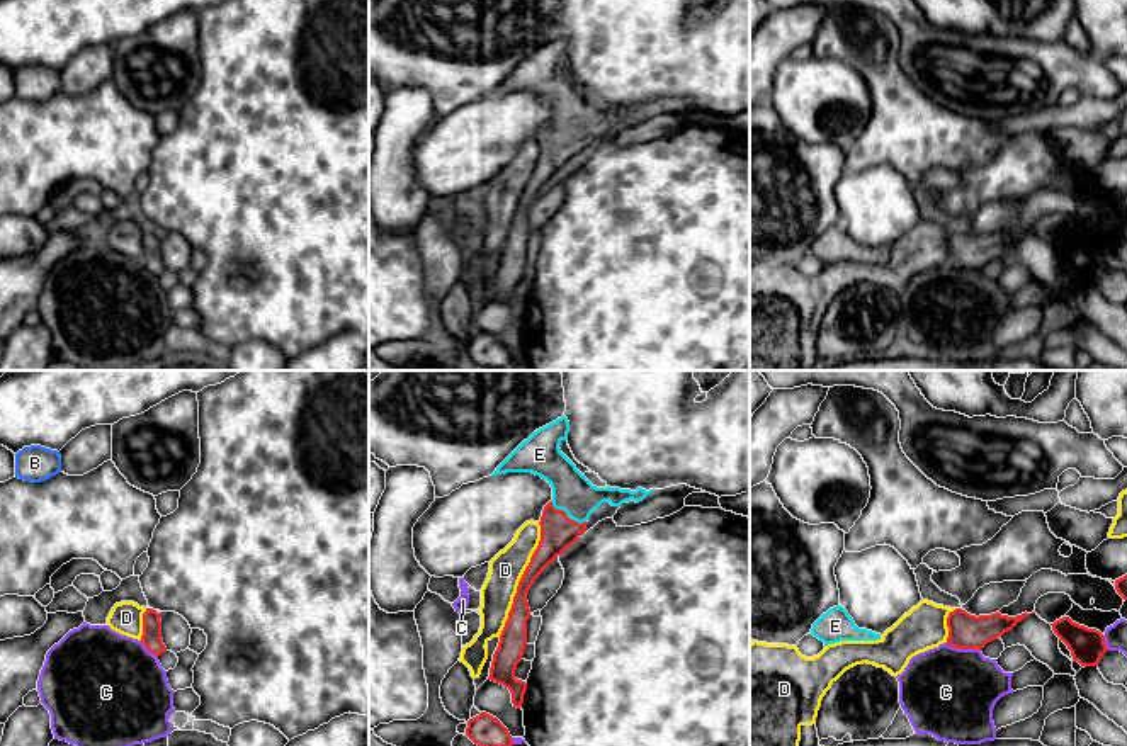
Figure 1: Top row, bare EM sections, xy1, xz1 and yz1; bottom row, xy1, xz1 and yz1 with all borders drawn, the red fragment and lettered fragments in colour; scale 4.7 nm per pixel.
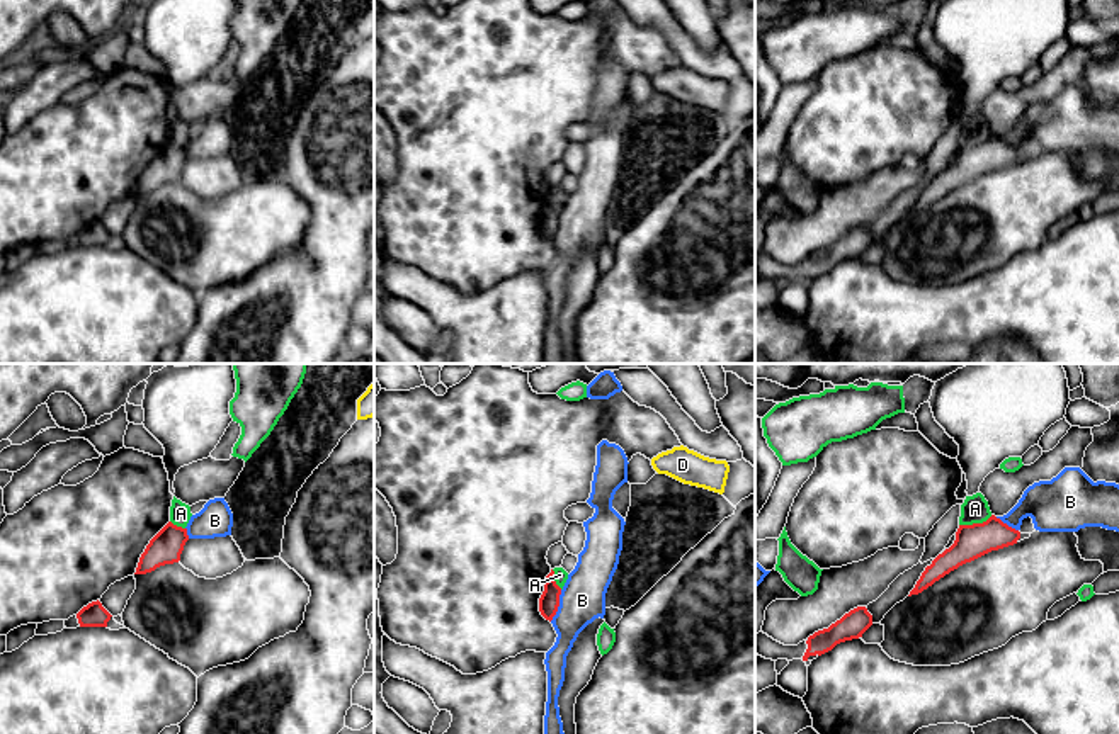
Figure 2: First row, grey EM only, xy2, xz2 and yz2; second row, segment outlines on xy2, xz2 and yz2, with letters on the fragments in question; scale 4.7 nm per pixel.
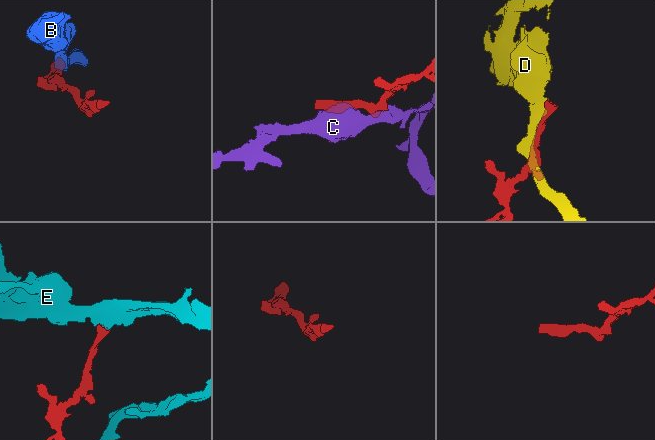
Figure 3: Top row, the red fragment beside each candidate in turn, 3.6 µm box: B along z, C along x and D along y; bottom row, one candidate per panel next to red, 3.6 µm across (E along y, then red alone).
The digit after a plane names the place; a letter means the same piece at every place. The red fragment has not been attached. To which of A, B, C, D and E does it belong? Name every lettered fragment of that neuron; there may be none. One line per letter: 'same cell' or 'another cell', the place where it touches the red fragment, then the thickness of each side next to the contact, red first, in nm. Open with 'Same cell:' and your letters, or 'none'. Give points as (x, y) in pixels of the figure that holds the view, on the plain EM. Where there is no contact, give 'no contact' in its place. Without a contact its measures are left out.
Same cell: E
A: another cell; meets red in yz2 at (975, 143); 160 nm thick on the red side, 130 nm on the other
B: another cell; meets red in xz2 at (558, 225); 100 nm thick on the red side, 220 nm on the other
C: another cell; meets red in yz1 at (962, 267); 170 nm thick on the red side, 440 nm on the other
D: another cell; meets red in xz1 at (521, 199); 140 nm thick on the red side, 160 nm on the other
E: same cell; meets red in xz1 at (566, 135); 170 nm thick on the red side, 190 nm on the other

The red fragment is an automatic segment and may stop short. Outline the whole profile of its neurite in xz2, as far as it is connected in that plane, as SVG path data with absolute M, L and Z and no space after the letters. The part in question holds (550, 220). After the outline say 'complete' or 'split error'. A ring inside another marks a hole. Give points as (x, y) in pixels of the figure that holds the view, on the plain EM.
M554 190L546 195L544 211L539 217L539 231L546 240L553 240L560 226L561 207L554 200Z; complete

